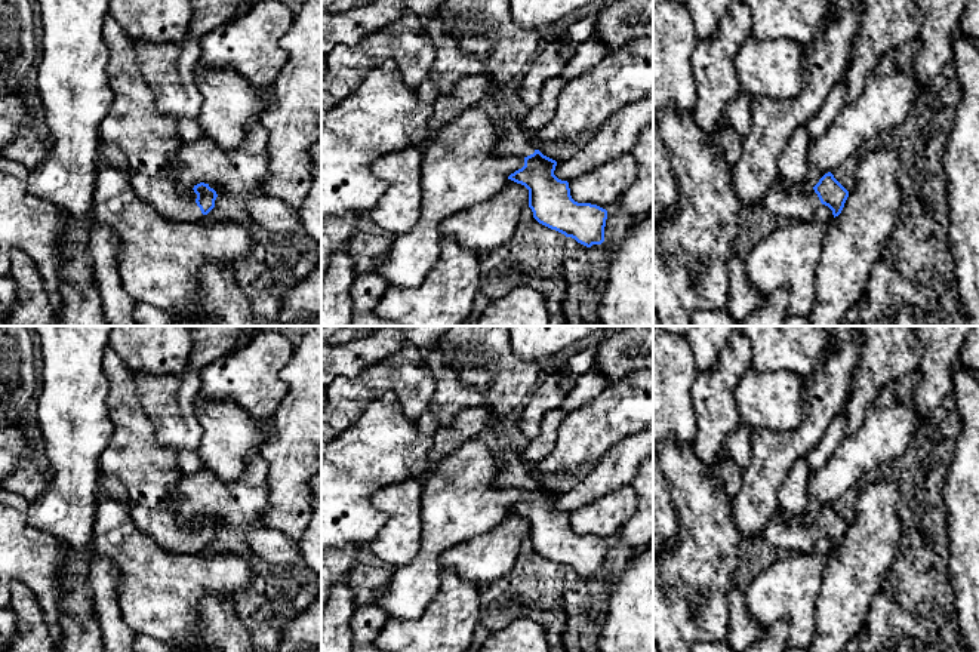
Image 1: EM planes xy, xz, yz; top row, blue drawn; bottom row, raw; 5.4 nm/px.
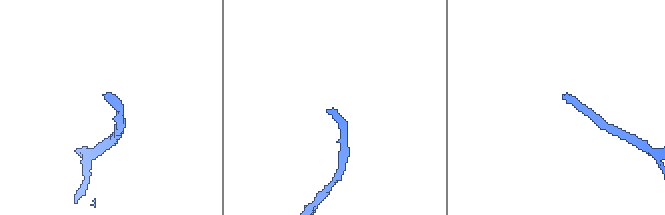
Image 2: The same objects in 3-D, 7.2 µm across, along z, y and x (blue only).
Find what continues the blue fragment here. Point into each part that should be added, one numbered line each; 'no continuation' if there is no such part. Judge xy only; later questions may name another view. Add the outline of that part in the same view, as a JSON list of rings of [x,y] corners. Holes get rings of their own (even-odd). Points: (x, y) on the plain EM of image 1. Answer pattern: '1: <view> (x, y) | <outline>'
1: xy (159, 522) | [[[132,502],[129,513],[135,526],[154,538],[161,547],[187,554],[197,554],[203,550],[196,532],[161,502],[154,507]]]

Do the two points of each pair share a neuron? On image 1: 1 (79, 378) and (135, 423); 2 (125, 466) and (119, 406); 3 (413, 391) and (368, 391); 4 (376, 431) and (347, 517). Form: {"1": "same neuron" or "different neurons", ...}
{"1": "different neurons", "2": "same neuron", "3": "same neuron", "4": "same neuron"}

